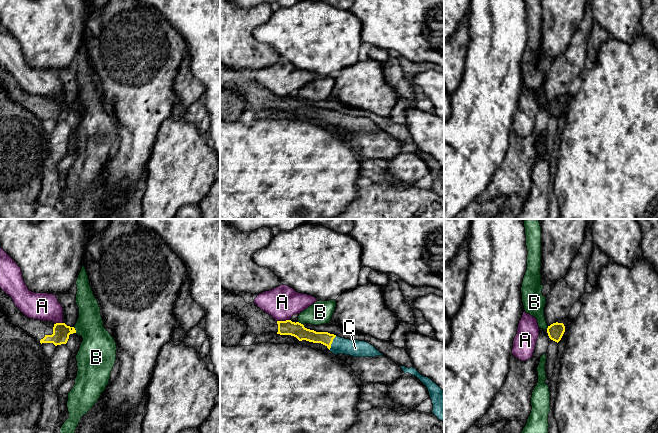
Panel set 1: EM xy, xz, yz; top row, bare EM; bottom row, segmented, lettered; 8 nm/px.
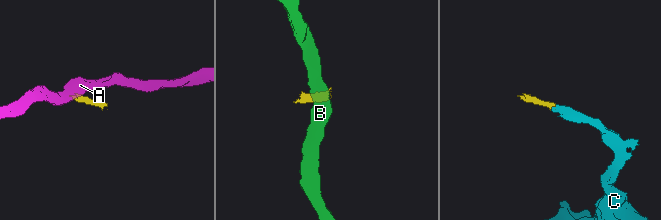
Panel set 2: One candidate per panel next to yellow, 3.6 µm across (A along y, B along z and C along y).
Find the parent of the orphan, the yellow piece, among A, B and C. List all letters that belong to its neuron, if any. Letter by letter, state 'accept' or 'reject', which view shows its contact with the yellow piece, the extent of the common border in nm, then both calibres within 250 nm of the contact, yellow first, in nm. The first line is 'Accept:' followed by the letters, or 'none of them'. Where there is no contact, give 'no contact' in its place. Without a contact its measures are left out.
Accept: C
A: reject; meets yellow in xz; contact 110 nm long; 120 nm thick on the yellow side, 260 nm on the other
B: reject; meets yellow in xy; contact 50 nm long; 140 nm thick on the yellow side, 300 nm on the other
C: accept; meets yellow in xz; contact 130 nm long; 110 nm thick on the yellow side, 140 nm on the other

